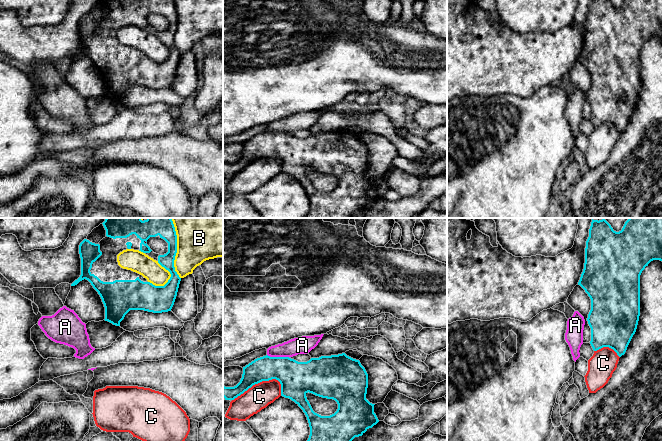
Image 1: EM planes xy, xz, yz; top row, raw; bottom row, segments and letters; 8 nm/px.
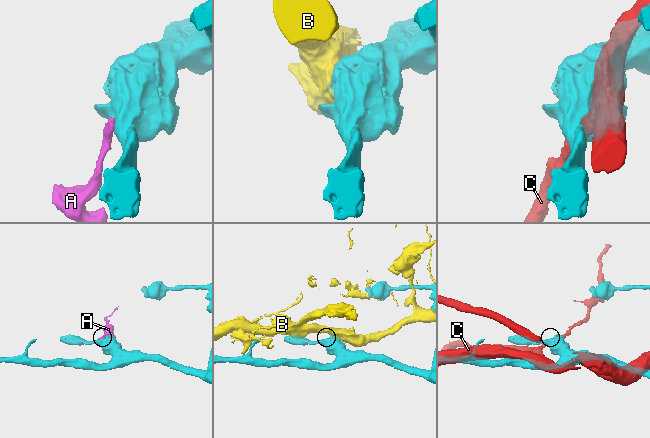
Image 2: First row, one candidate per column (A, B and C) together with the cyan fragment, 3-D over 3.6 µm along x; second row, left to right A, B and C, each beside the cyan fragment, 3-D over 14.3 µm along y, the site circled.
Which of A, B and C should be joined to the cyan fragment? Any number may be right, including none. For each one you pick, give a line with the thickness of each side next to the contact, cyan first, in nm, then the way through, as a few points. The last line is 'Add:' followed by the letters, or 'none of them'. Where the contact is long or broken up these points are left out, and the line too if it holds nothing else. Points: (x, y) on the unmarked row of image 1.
Add: none of them

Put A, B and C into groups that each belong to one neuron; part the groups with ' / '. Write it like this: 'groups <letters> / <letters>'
groups A / B / C

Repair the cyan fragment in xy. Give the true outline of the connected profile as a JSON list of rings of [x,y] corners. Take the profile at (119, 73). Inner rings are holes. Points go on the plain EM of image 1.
[[[103,0],[106,13],[98,20],[84,15],[79,21],[81,51],[71,62],[88,56],[100,71],[105,83],[105,97],[120,102],[120,98],[130,86],[144,86],[153,89],[171,87],[181,54],[175,47],[174,36],[177,29],[177,11],[174,0]],[[150,13],[160,13],[168,19],[168,28],[164,31],[154,29],[147,21]],[[126,25],[139,26],[156,36],[171,50],[164,62],[155,62],[142,51],[118,41],[117,31]]]

